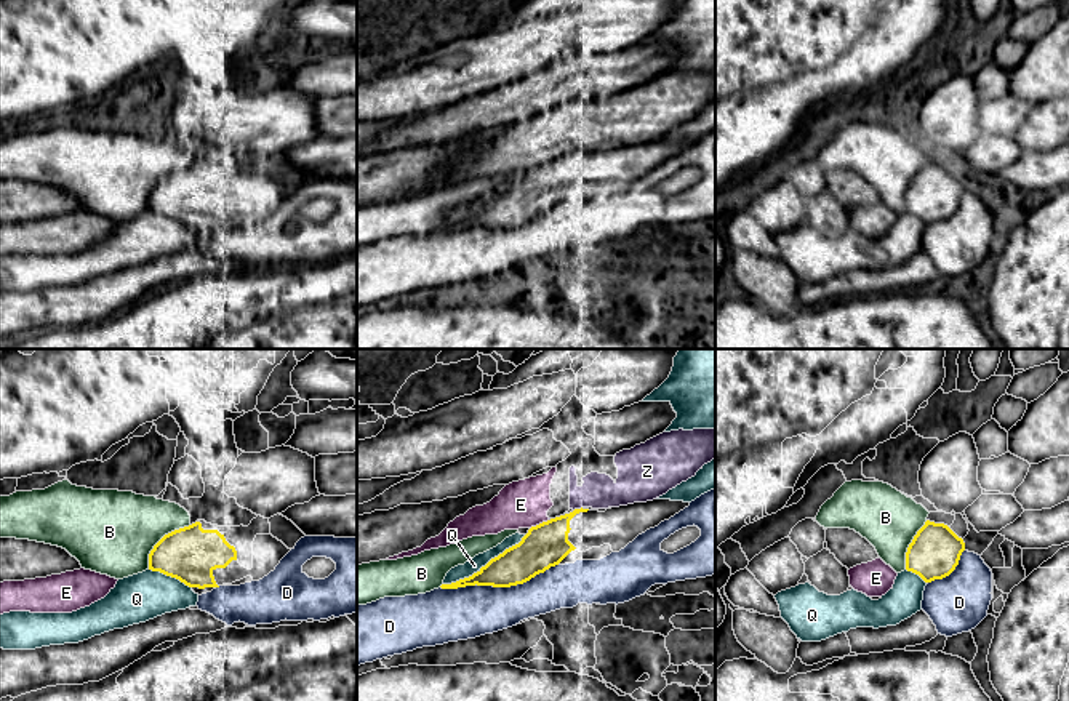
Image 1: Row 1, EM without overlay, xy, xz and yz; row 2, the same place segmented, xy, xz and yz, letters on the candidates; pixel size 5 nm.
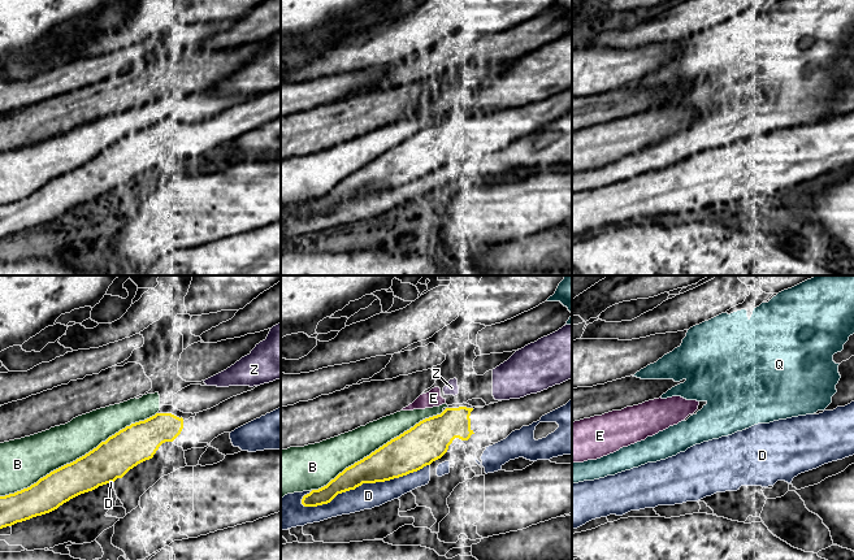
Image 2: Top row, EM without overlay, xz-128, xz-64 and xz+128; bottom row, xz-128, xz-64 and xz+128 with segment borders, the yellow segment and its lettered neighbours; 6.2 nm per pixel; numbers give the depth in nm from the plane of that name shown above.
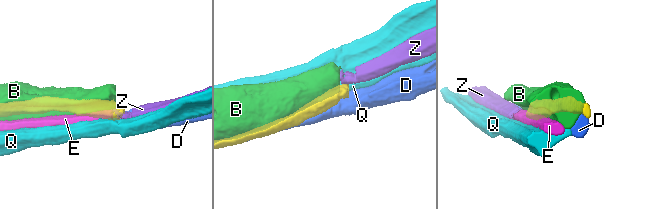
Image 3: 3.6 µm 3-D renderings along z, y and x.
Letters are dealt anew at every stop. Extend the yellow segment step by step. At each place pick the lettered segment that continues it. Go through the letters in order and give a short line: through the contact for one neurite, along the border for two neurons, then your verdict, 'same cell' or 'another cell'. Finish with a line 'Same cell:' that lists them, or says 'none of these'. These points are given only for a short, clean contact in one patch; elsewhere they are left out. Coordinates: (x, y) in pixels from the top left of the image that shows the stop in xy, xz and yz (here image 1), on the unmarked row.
B: another cell
D: another cell
E: xz (551, 160), (530, 170) | another cell
Q: another cell
Z: xz (581, 148), (573, 152) | another cell
Same cell: none of these

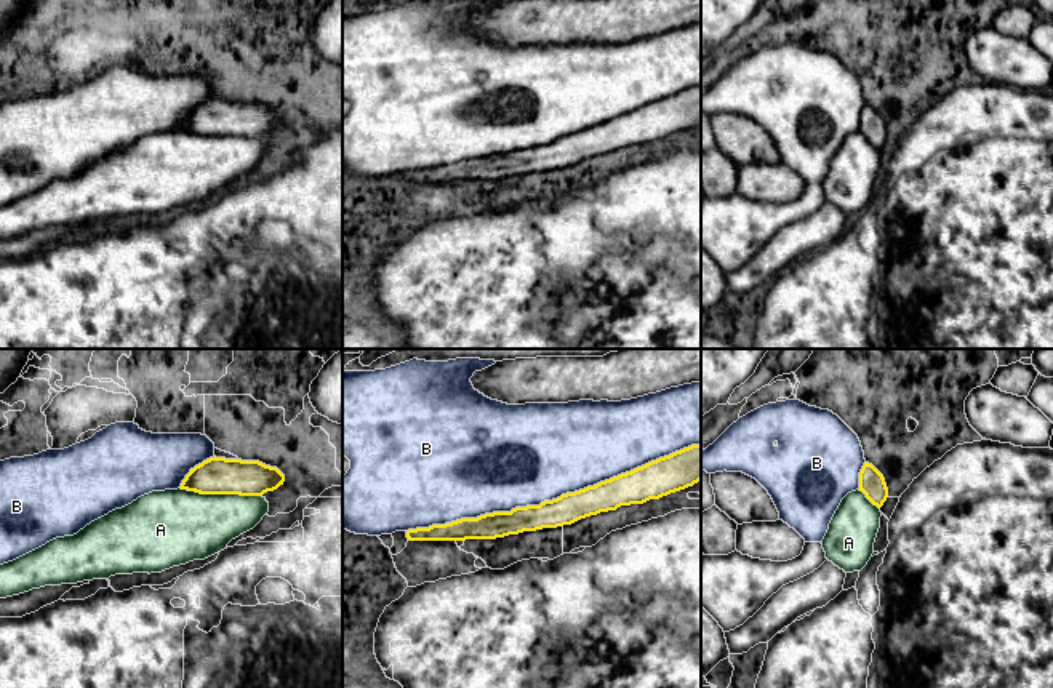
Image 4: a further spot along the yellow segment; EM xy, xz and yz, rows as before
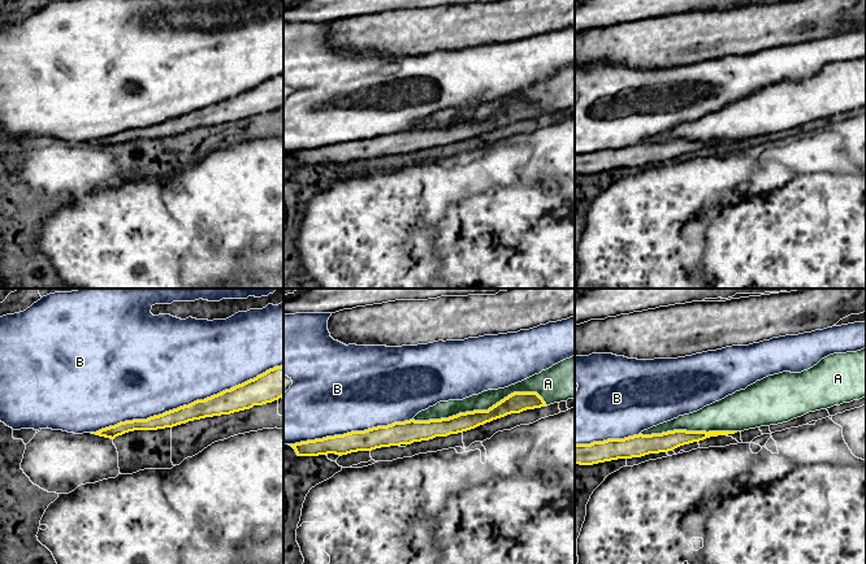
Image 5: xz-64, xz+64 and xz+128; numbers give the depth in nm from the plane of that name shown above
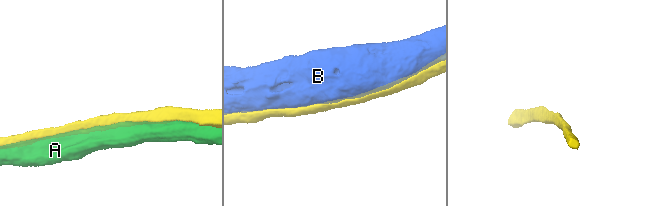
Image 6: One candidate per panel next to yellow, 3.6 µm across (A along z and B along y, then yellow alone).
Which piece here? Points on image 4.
A: another cell
B: another cell
Same cell: none of these

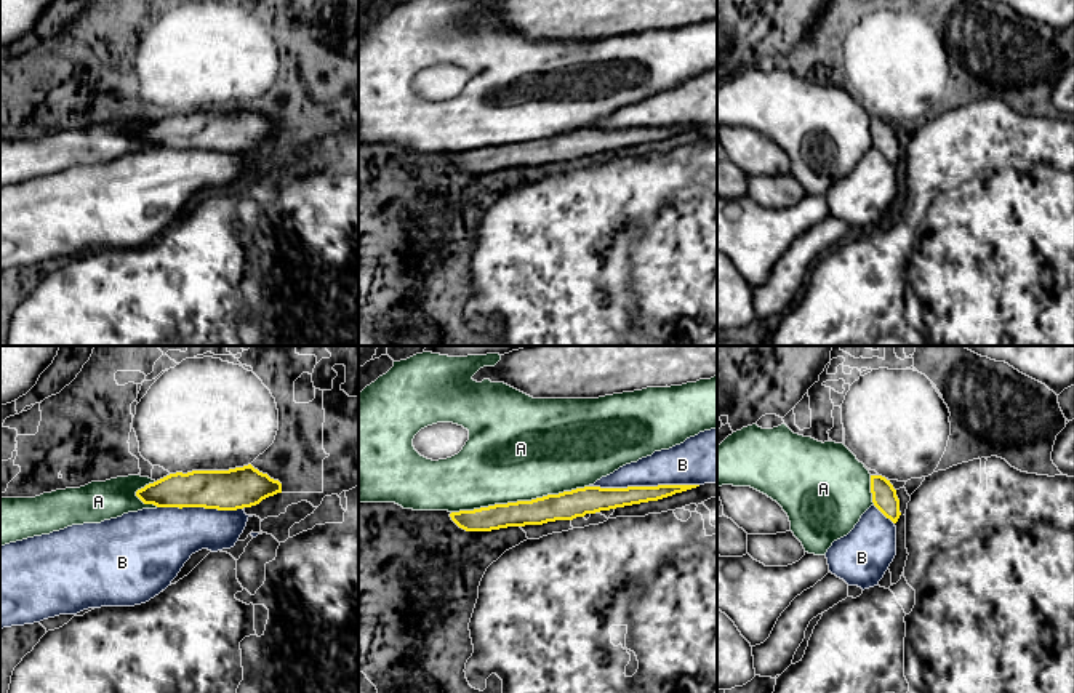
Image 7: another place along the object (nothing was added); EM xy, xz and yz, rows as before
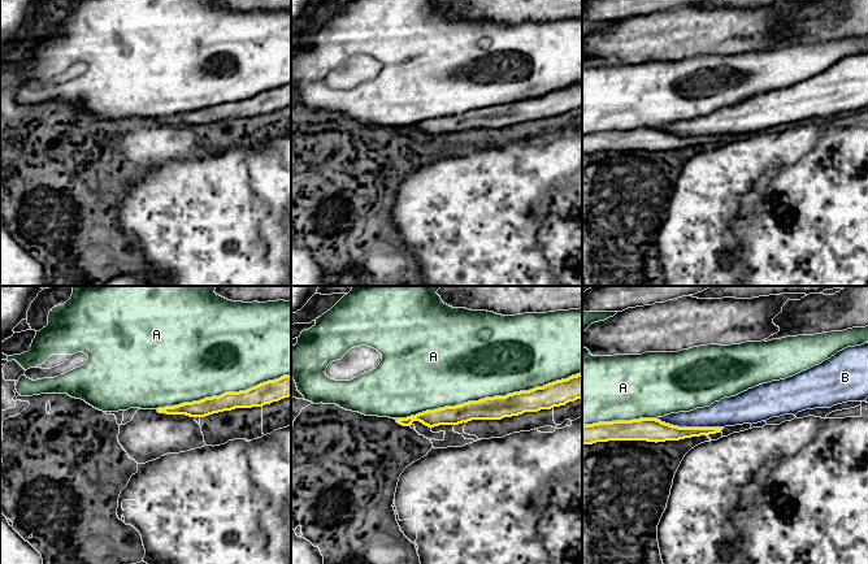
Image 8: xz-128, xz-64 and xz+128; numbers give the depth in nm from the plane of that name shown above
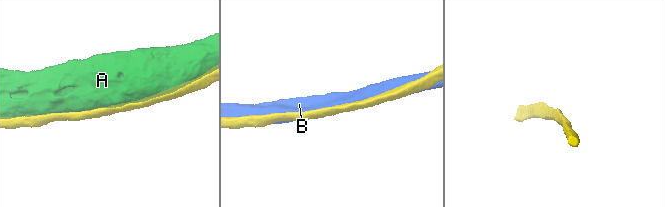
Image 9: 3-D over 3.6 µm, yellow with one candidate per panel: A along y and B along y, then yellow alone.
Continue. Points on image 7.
A: another cell
B: another cell
Same cell: none of these

